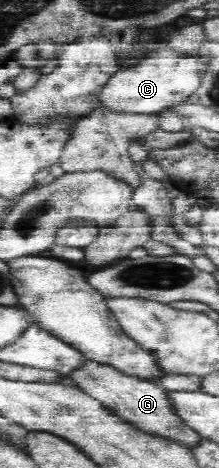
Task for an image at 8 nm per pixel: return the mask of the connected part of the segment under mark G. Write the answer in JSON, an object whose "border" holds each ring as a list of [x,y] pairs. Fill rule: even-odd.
{"border":[[[82,359],[78,367],[72,367],[66,376],[70,383],[82,388],[86,393],[99,399],[106,407],[112,408],[118,415],[132,420],[145,431],[157,432],[158,435],[169,436],[170,439],[181,440],[182,443],[194,445],[199,433],[178,415],[173,404],[173,394],[157,381],[140,375],[130,375],[120,371],[110,363],[100,363],[98,360]]]}

